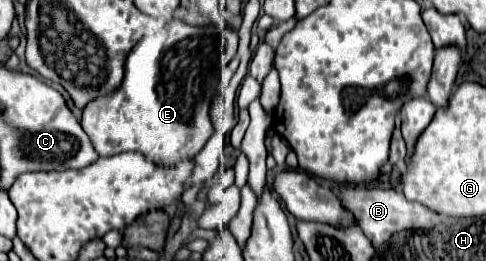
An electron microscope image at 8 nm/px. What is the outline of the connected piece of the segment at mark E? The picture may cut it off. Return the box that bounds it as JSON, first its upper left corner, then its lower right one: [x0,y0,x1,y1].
[80,19,238,167]

